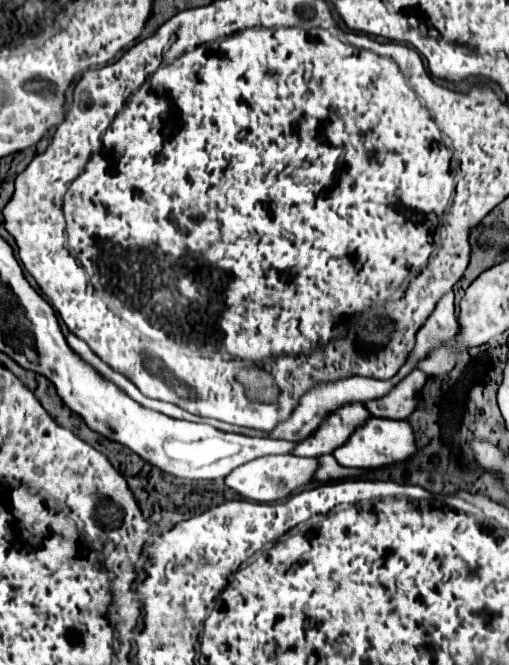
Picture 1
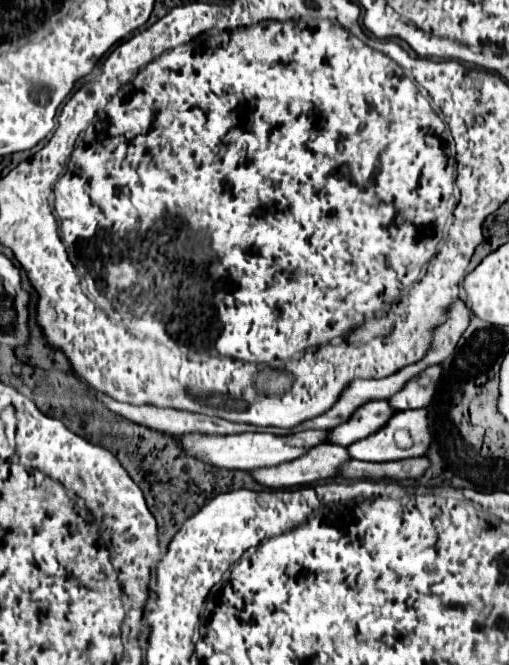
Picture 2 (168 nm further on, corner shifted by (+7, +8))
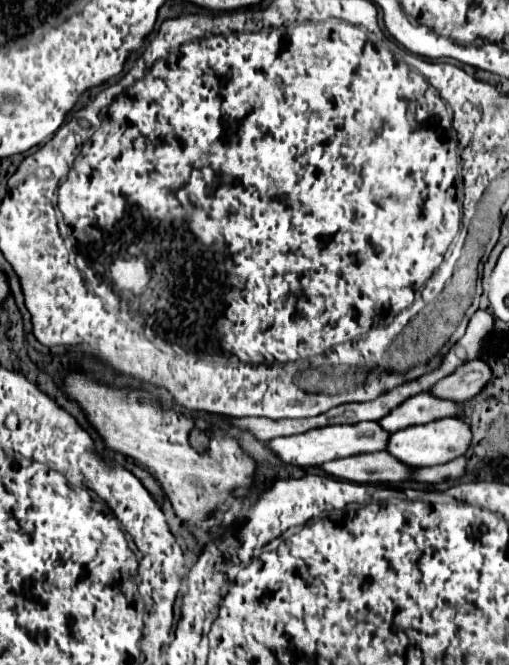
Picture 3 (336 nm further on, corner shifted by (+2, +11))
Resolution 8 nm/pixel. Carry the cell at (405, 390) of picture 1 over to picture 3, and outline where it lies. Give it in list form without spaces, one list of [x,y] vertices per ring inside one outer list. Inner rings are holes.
[[[467,361],[465,365],[457,367],[449,377],[443,377],[437,381],[431,389],[429,395],[449,399],[449,401],[465,401],[477,395],[483,385],[489,381],[491,371],[483,361]]]

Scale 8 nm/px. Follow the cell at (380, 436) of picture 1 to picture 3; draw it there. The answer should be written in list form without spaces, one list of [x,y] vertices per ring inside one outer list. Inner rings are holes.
[[[445,417],[445,419],[429,421],[425,425],[411,425],[401,431],[391,433],[391,437],[387,441],[387,453],[409,467],[429,467],[429,465],[447,463],[447,461],[463,455],[467,451],[469,443],[471,443],[469,427],[459,419]]]

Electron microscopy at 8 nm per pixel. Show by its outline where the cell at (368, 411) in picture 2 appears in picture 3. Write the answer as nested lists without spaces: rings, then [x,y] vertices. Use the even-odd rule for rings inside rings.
[[[421,393],[405,399],[377,423],[387,433],[395,433],[395,429],[405,429],[409,425],[421,425],[441,417],[457,417],[457,415],[459,415],[459,403],[443,401],[437,397],[429,397],[429,393]]]

